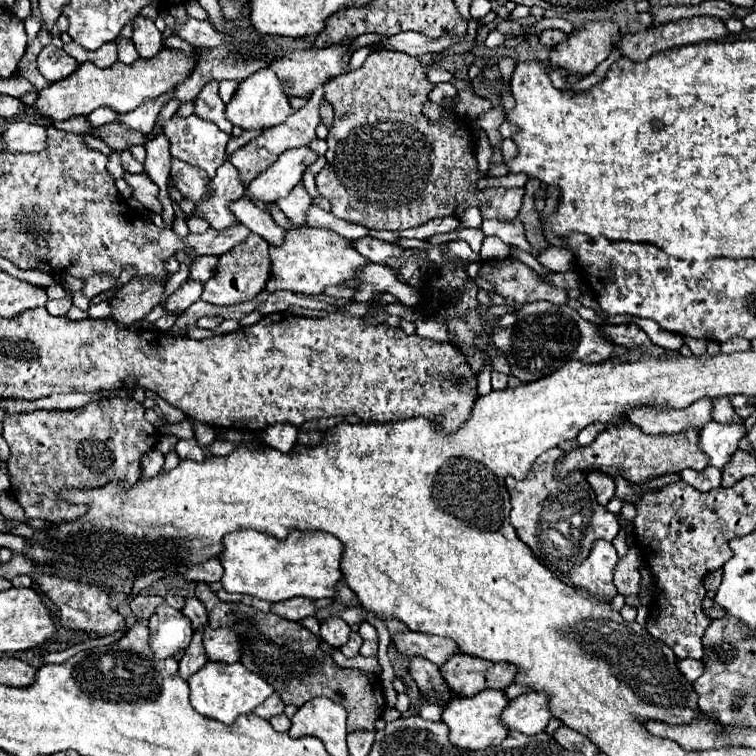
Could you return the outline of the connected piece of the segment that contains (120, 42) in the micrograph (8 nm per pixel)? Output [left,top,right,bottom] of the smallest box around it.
[114,37,140,63]

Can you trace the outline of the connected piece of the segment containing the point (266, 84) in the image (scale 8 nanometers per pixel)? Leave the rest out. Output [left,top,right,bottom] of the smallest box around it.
[226,69,294,129]

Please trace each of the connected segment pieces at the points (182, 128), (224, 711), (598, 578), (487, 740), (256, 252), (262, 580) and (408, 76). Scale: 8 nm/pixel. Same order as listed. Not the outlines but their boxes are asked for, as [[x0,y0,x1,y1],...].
[[160,113,230,179],[190,661,274,725],[570,539,618,601],[442,689,510,751],[202,235,270,305],[220,529,342,603],[316,51,524,231]]

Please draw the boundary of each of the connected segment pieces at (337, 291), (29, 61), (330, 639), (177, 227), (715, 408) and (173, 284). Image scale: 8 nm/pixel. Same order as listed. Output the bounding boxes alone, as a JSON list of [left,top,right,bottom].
[[324,285,354,299],[17,39,50,91],[320,617,350,649],[173,203,189,237],[712,399,742,423],[160,263,189,306]]

